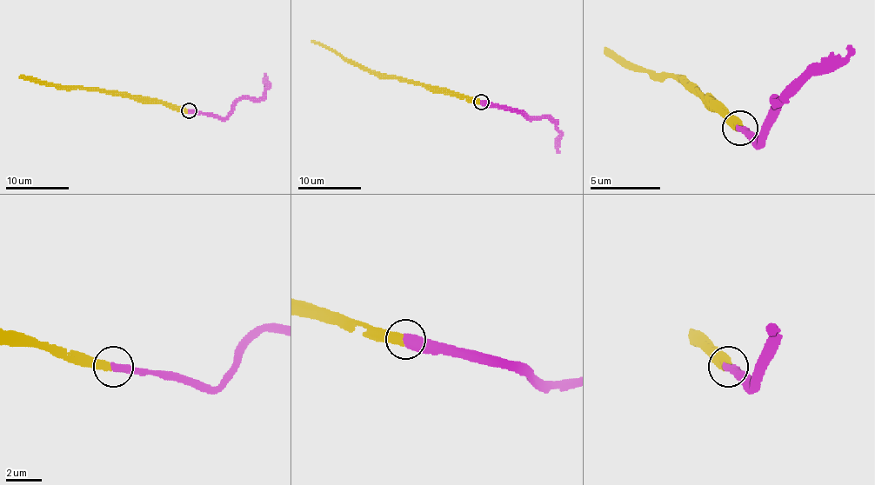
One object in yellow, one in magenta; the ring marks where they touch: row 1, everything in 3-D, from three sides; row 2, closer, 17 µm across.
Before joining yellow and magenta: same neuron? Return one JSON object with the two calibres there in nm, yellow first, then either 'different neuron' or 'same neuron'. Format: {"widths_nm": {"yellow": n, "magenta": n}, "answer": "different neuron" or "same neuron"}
{"widths_nm": {"yellow": 460, "magenta": 500}, "answer": "same neuron"}

